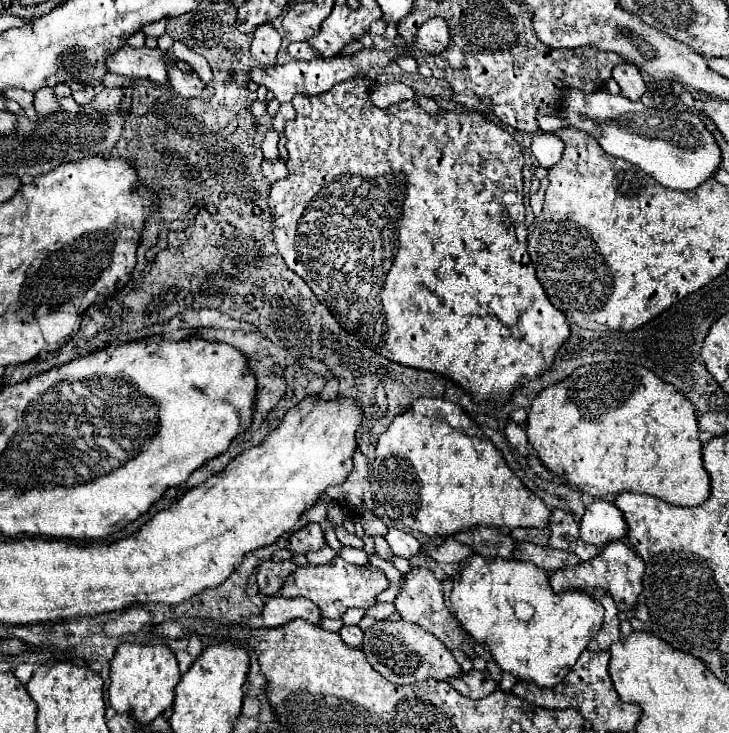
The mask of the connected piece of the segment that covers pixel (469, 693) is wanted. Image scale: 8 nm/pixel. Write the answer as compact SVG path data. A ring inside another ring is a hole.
M472 669L468 673L460 673L460 677L452 677L450 685L456 687L468 699L482 699L498 689L498 683L490 677L488 669L484 671Z

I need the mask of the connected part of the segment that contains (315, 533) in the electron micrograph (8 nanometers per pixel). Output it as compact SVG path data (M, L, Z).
M308 523L302 529L298 529L296 533L290 533L290 537L286 539L286 549L290 549L294 555L318 551L324 545L326 545L324 533L318 523Z

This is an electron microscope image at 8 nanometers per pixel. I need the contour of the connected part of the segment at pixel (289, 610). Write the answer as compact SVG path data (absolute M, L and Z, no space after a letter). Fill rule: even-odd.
M282 595L264 597L264 605L262 605L264 627L278 627L296 617L308 623L320 623L320 609L304 597L298 597L298 599L296 597L286 599Z

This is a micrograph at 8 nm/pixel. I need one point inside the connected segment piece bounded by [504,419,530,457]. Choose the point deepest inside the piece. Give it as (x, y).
(515, 434)

